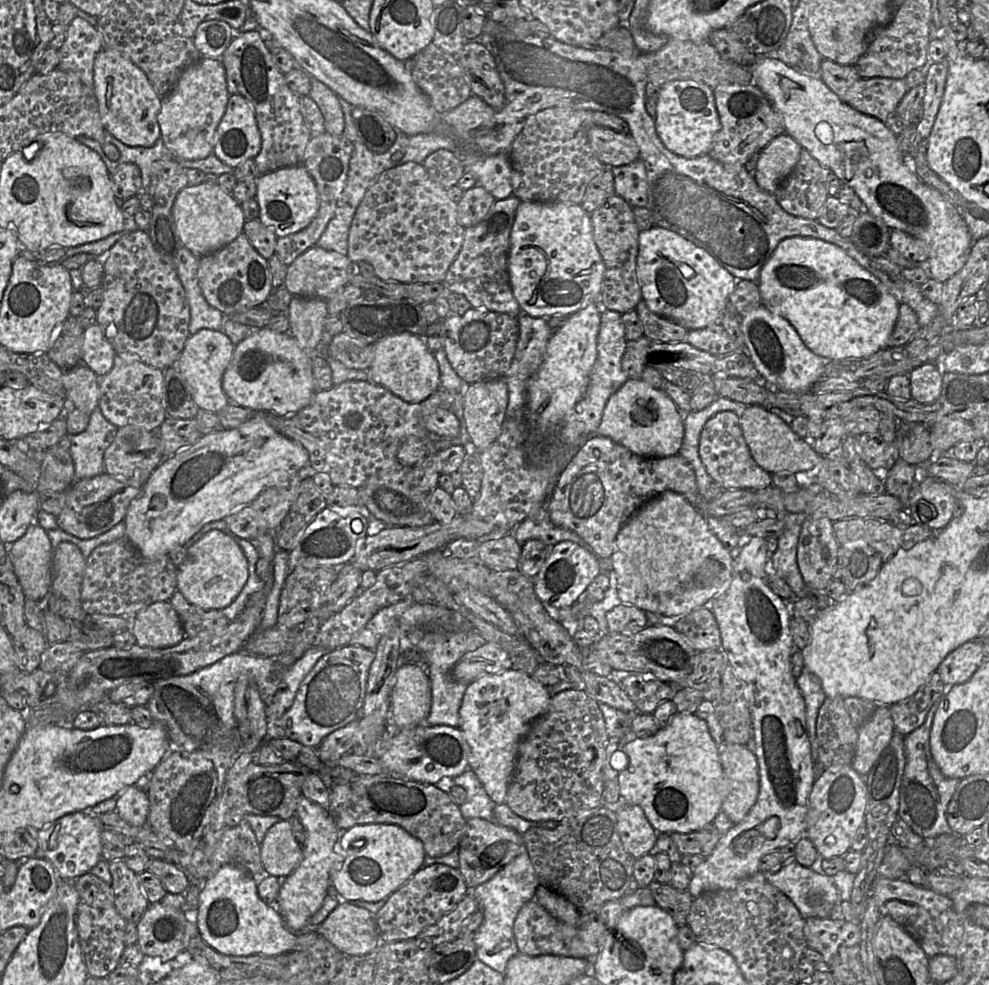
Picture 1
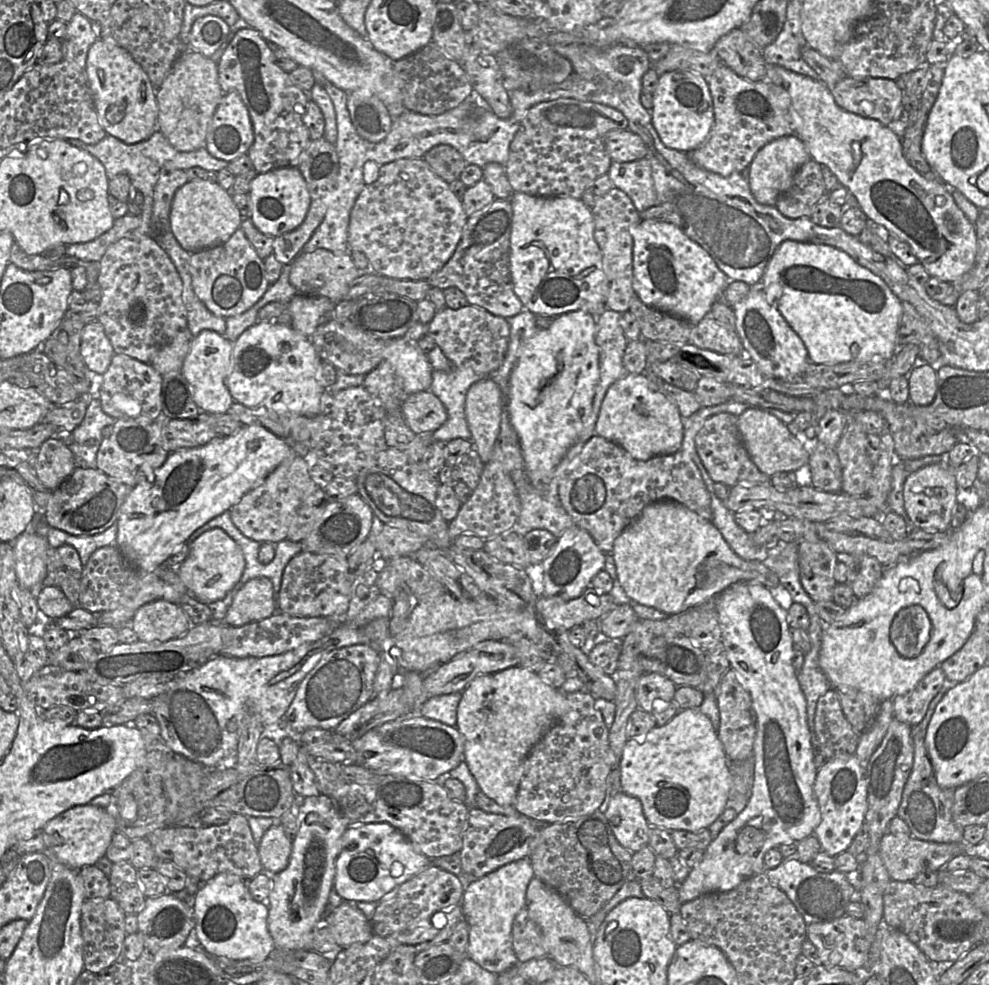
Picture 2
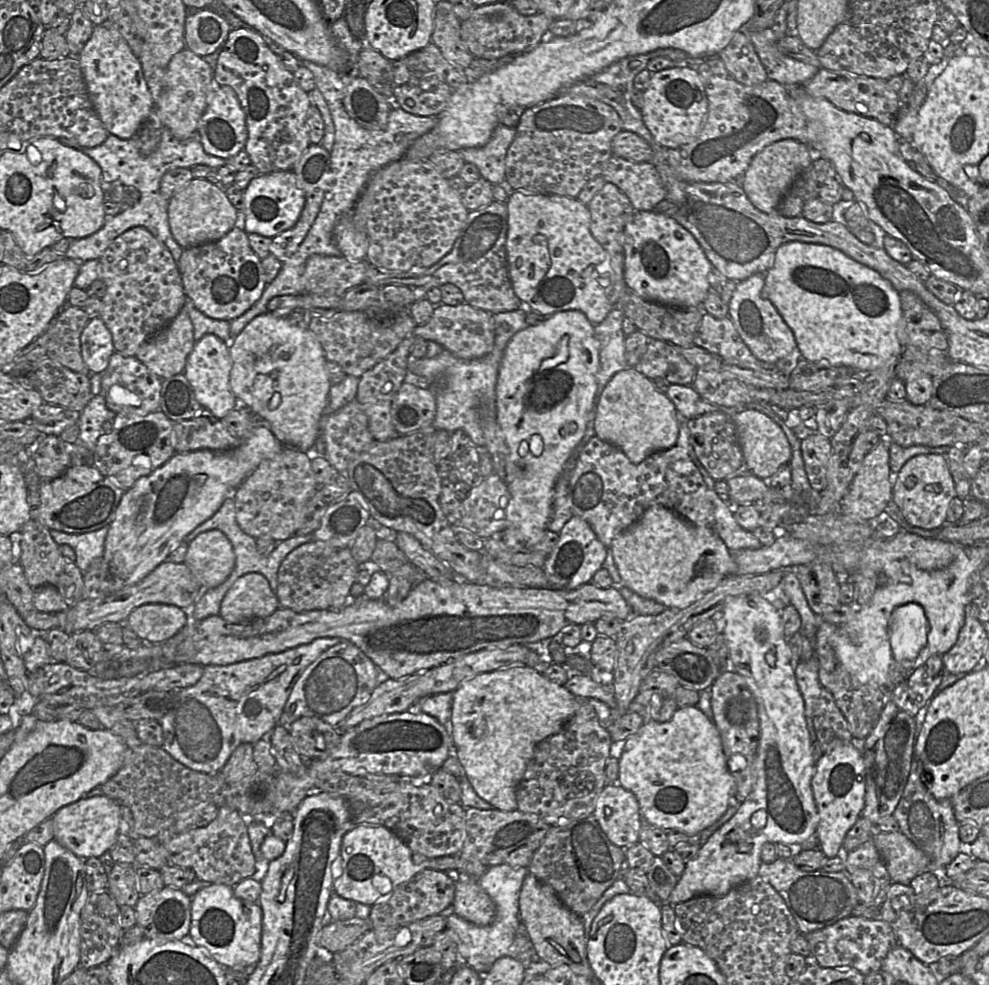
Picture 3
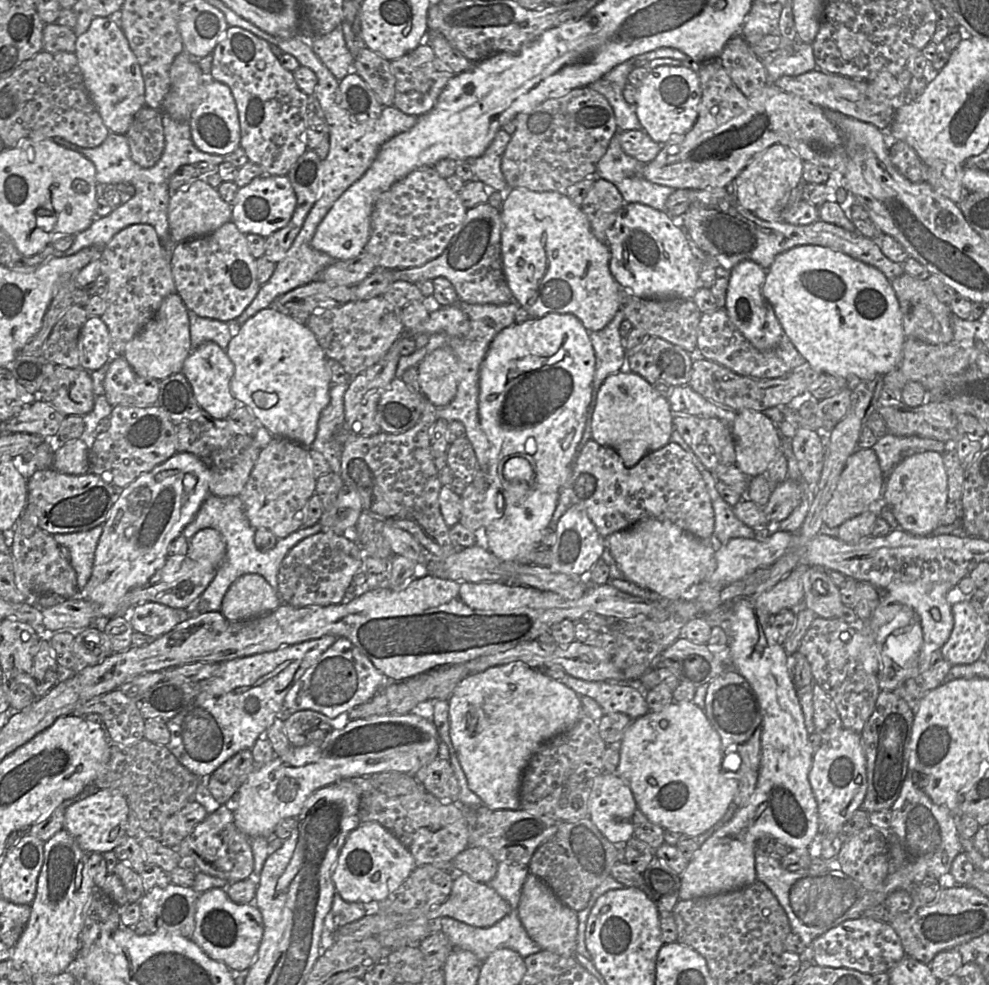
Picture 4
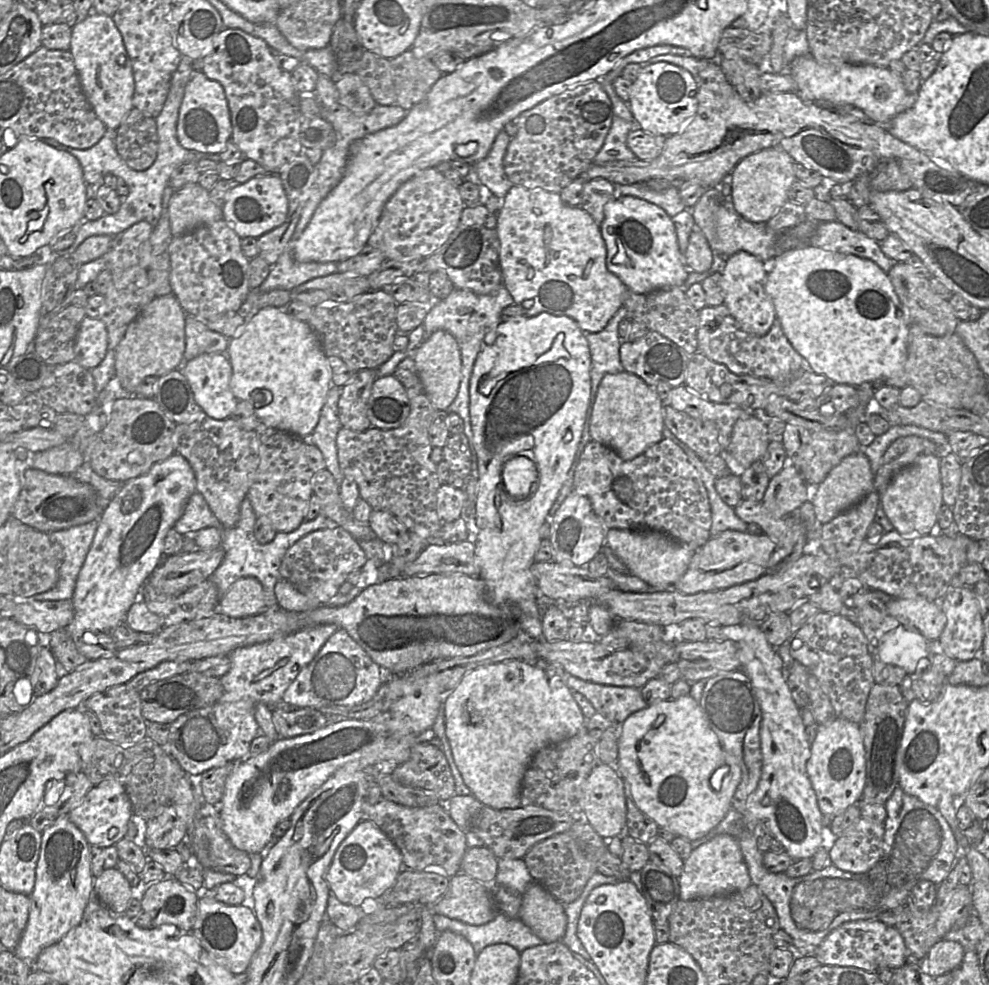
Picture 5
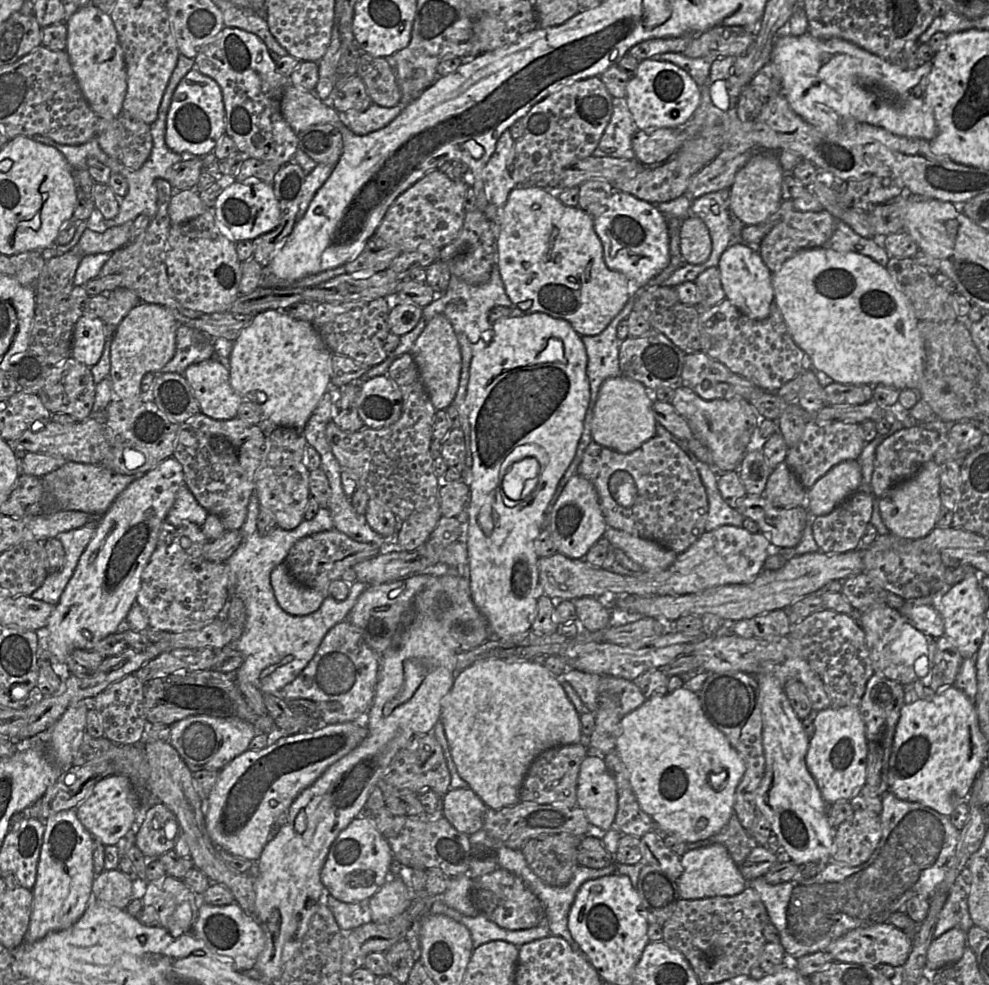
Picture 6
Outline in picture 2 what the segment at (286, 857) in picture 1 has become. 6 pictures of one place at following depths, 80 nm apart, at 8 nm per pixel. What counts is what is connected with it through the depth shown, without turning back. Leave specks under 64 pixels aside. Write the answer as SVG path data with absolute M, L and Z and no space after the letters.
M275 823L265 832L258 845L262 872L276 874L283 871L288 866L291 851L292 840L286 836L282 826Z

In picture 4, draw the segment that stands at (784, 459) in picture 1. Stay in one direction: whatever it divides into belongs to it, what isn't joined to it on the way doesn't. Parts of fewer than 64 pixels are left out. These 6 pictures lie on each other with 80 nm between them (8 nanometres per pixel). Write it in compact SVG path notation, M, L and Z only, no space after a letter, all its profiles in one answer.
M760 411L737 412L732 425L735 466L748 477L764 474L781 451L782 434L775 422Z

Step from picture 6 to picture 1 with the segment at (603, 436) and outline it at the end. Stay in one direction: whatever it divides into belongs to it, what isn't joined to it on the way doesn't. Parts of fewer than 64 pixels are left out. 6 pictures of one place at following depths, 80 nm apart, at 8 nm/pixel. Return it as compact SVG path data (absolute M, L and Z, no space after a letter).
M628 379L624 383L624 385L609 398L609 400L604 408L601 424L600 424L598 430L596 431L596 435L608 437L608 438L614 440L615 442L623 445L624 447L628 448L633 453L635 453L641 457L673 456L673 455L679 454L679 451L680 451L680 448L681 448L681 445L683 442L683 438L684 438L683 415L680 412L677 405L672 401L672 399L669 398L662 390L658 390L658 389L651 387L647 382L645 382L642 379Z

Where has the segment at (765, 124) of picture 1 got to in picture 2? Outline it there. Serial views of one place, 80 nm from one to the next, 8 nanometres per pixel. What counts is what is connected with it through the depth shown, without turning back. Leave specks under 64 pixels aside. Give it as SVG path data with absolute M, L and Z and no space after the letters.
M724 63L704 79L712 96L714 124L699 147L685 152L697 166L721 176L746 174L747 167L761 148L772 140L794 134L791 98L784 87L767 80L746 80Z

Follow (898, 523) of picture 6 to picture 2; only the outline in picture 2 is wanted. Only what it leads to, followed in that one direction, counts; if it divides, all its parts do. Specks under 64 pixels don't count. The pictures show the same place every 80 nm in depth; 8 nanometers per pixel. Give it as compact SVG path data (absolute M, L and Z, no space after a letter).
M947 459L945 465L931 464L918 469L908 475L903 487L904 508L912 523L925 531L946 531L950 528L953 509L957 503L957 485L952 473L948 470Z

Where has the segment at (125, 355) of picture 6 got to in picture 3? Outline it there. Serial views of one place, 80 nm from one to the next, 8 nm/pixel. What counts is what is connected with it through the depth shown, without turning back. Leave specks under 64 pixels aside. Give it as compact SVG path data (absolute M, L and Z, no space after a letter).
M184 305L166 327L139 348L135 357L159 378L166 379L184 373L195 342L193 324Z

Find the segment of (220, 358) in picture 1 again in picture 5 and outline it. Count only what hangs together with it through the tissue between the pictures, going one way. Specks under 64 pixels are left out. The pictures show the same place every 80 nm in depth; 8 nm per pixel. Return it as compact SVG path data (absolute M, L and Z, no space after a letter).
M226 353L201 354L182 361L179 368L187 378L197 404L216 420L232 417L239 400L230 388L232 365Z

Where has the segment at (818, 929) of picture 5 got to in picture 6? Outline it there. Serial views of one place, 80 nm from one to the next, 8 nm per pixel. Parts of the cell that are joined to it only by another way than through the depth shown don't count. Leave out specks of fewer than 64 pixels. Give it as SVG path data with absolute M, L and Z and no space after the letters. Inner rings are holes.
M891 792L885 793L881 800L882 837L865 863L849 867L829 861L820 873L809 879L798 876L791 881L772 885L759 877L748 882L765 905L770 923L777 928L786 954L798 959L824 951L849 930L886 923L891 914L903 910L910 898L928 896L930 899L948 870L953 868L960 832L951 824L949 817L921 803L900 800ZM735 813L719 833L705 840L687 843L686 847L693 850L716 843L723 845L728 850L737 865L741 864L757 845L752 836L740 824Z

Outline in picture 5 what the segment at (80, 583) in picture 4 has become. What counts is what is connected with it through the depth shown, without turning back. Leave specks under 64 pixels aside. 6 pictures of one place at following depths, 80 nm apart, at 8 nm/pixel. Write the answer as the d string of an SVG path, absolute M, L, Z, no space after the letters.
M98 520L49 533L52 542L62 546L63 559L58 569L58 581L52 589L33 596L37 601L71 599L78 574L95 537Z

